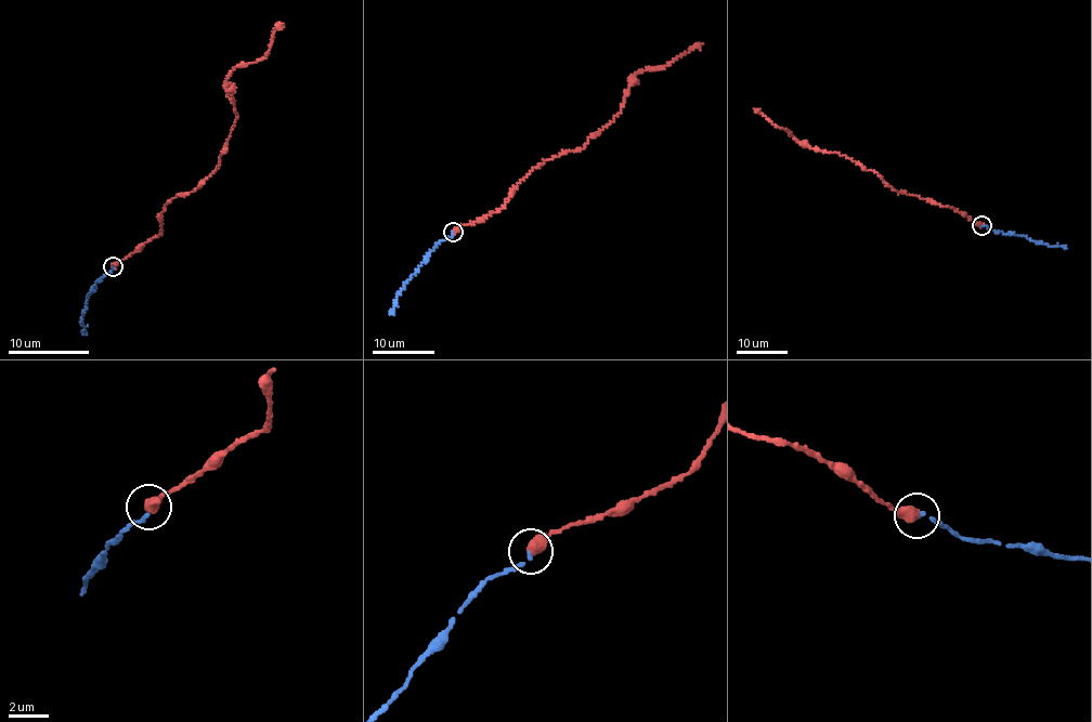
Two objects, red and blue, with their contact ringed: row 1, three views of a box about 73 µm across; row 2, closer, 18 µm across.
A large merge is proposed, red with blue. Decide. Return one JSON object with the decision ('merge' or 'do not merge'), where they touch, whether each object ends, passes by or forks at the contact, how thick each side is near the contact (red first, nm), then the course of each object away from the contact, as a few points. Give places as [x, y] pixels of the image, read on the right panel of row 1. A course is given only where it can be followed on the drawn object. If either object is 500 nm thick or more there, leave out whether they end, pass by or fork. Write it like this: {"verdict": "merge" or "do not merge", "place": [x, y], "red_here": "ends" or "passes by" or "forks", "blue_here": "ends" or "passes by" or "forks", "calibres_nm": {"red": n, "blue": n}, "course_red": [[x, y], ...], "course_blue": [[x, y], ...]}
{"verdict": "merge", "place": [982, 225], "red_here": "ends", "blue_here": "ends", "calibres_nm": {"red": 480, "blue": 220}, "course_red": [[982, 225], [952, 208], [894, 189], [849, 158], [811, 148], [753, 109]], "course_blue": [[982, 225], [1066, 248]]}

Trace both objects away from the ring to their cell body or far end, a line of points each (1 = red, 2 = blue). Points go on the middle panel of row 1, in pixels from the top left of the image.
1: (453, 232), (498, 211), (511, 187), (535, 168), (577, 151), (608, 126), (634, 76), (665, 66), (702, 42)
2: (453, 232), (440, 241), (398, 294), (390, 313)

